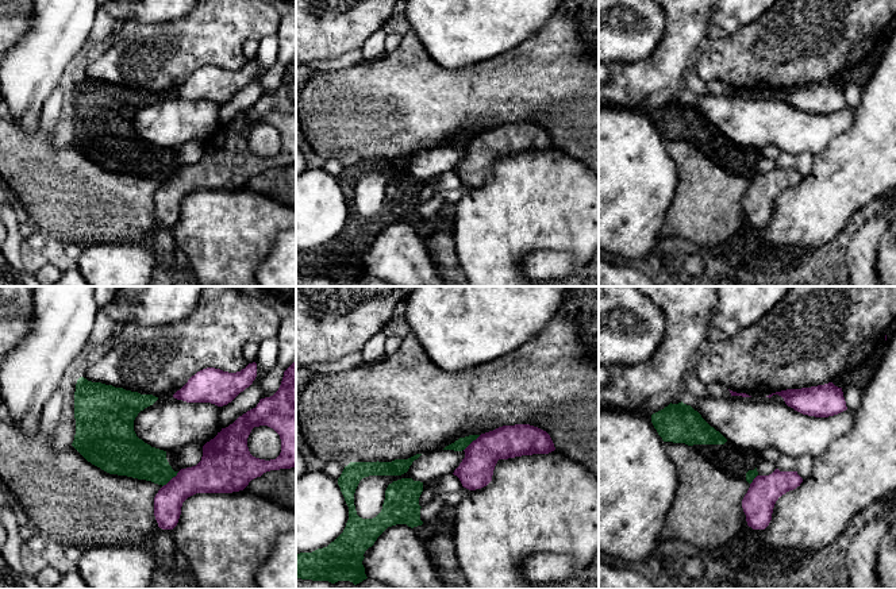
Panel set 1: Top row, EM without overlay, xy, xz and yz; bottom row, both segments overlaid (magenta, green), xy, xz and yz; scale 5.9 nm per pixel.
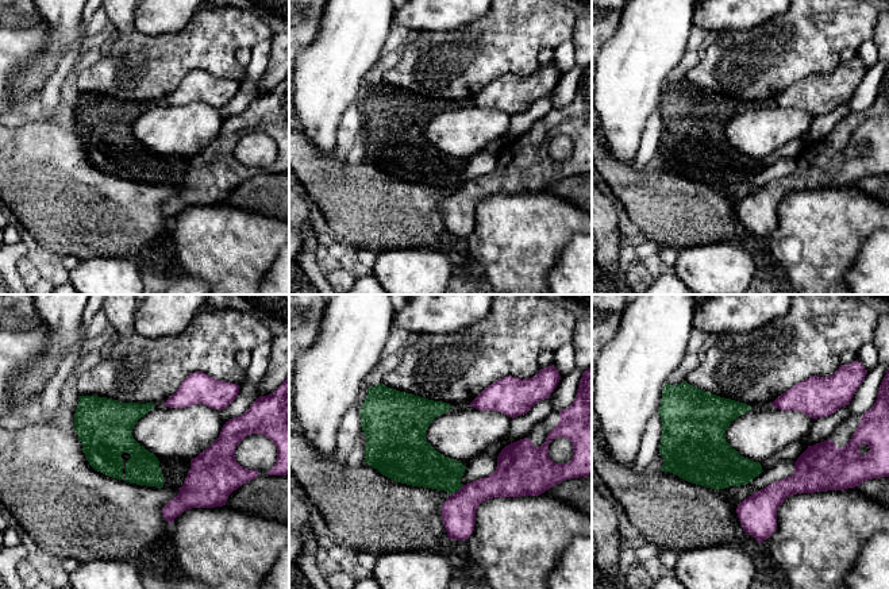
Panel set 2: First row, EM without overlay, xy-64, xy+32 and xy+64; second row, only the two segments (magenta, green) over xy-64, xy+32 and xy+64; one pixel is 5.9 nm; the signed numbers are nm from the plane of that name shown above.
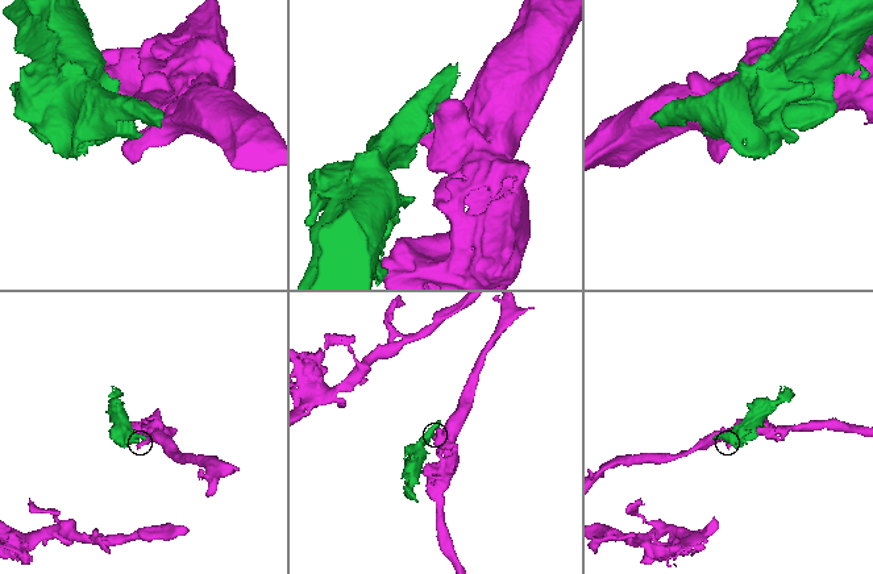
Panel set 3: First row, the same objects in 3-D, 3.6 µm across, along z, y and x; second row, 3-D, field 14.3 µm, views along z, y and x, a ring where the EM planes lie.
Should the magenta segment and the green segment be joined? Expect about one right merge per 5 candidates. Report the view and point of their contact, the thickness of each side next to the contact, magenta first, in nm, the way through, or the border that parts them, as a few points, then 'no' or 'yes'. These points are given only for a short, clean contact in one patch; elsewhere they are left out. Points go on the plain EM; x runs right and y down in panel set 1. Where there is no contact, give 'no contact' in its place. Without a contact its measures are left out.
xy (172, 176) | 220/220 nm | along xy (179, 169), (162, 184) | no

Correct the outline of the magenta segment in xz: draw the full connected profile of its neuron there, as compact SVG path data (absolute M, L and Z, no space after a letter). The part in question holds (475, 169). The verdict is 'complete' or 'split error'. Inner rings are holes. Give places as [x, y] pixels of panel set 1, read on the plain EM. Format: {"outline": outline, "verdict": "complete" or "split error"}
{"outline": "M530 122L503 123L481 131L464 149L465 155L454 168L464 185L476 188L492 178L499 157L554 149L550 132Z", "verdict": "complete"}

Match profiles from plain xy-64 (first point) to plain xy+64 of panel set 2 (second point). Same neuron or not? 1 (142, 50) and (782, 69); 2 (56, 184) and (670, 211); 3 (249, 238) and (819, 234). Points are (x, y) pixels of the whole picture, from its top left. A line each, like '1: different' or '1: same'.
1: same
2: same
3: same

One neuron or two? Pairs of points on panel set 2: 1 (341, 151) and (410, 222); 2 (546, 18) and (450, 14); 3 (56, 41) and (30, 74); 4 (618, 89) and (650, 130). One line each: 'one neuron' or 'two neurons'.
1: two neurons
2: two neurons
3: one neuron
4: two neurons

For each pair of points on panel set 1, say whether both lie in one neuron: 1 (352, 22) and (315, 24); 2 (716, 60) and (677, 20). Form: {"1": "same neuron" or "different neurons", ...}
{"1": "same neuron", "2": "different neurons"}

